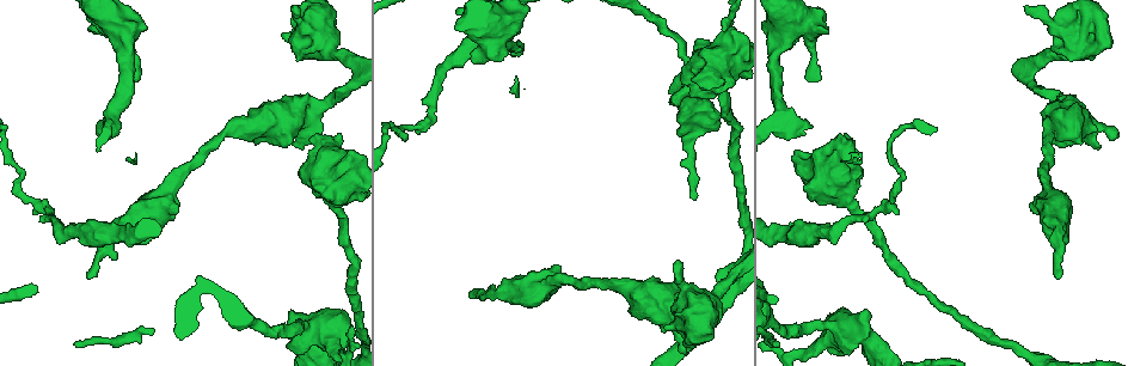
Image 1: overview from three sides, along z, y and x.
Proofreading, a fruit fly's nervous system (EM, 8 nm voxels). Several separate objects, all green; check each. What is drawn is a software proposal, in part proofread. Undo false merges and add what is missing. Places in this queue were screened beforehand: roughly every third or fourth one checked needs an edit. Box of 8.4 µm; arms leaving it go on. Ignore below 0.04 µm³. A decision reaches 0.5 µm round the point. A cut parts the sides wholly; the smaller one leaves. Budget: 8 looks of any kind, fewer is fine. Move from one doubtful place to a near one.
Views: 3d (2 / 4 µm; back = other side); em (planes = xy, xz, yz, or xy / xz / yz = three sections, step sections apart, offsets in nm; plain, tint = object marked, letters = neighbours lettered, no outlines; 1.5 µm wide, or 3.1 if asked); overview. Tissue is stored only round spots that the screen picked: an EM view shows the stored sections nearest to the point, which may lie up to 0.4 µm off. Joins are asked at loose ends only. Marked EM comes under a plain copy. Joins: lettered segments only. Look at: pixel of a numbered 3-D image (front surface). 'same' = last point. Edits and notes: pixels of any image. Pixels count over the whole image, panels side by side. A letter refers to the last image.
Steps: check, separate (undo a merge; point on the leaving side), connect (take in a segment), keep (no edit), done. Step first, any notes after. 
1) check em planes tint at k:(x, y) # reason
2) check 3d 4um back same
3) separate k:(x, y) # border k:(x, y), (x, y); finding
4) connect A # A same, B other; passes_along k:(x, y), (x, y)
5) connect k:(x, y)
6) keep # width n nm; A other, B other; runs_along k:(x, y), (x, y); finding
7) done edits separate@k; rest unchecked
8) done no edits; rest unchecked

check 3d 2um at 1:(97, 128) # branch stops here

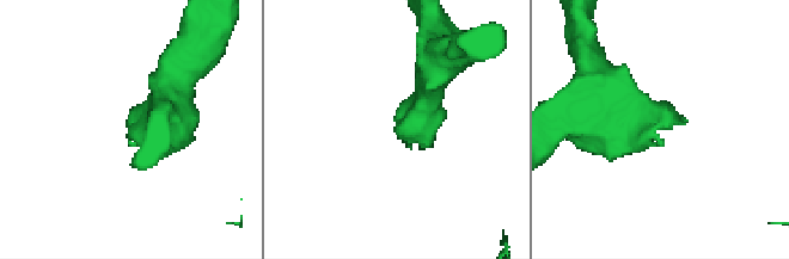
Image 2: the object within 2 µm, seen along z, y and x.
check em planes letters at 2:(668, 126) # shape alone is not enough

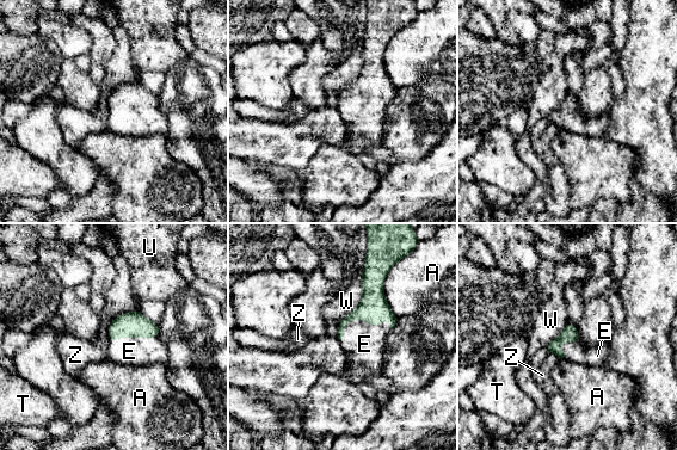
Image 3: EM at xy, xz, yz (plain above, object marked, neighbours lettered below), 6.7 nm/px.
connect E # longest_contact E 360 nm; A other, E same, T other, U other, W other, Z other; it goes on there

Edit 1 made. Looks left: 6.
check overview

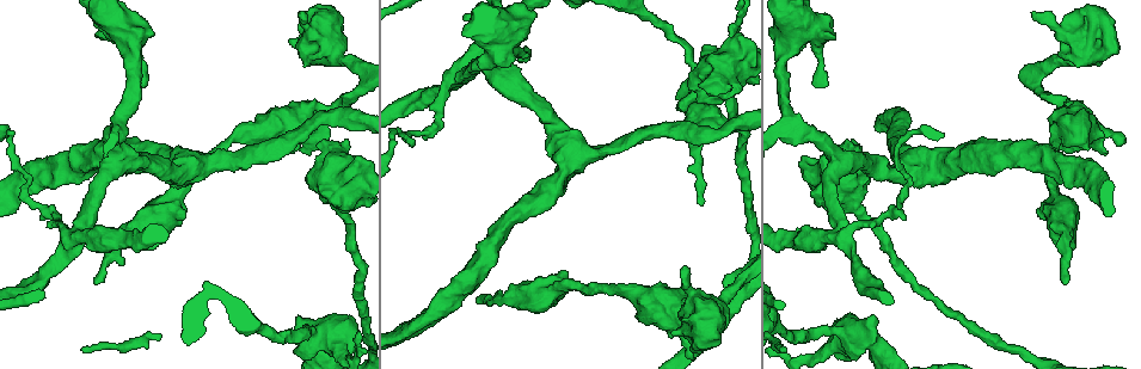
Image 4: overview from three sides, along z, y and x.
check em yz step 8 letters at 4:(848, 196) # calibre changes

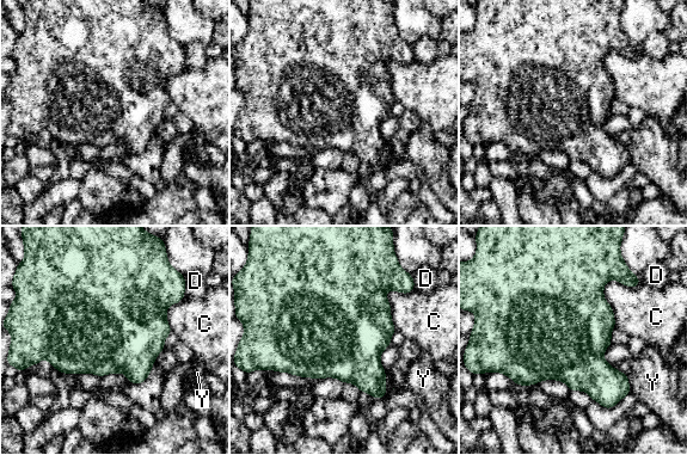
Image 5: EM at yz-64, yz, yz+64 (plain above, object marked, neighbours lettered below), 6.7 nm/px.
keep # C other, D other, Y other; border 5:(611, 278), (603, 299), (615, 326); all the same cell

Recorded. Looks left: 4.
done edits connect@3; rest unchecked

